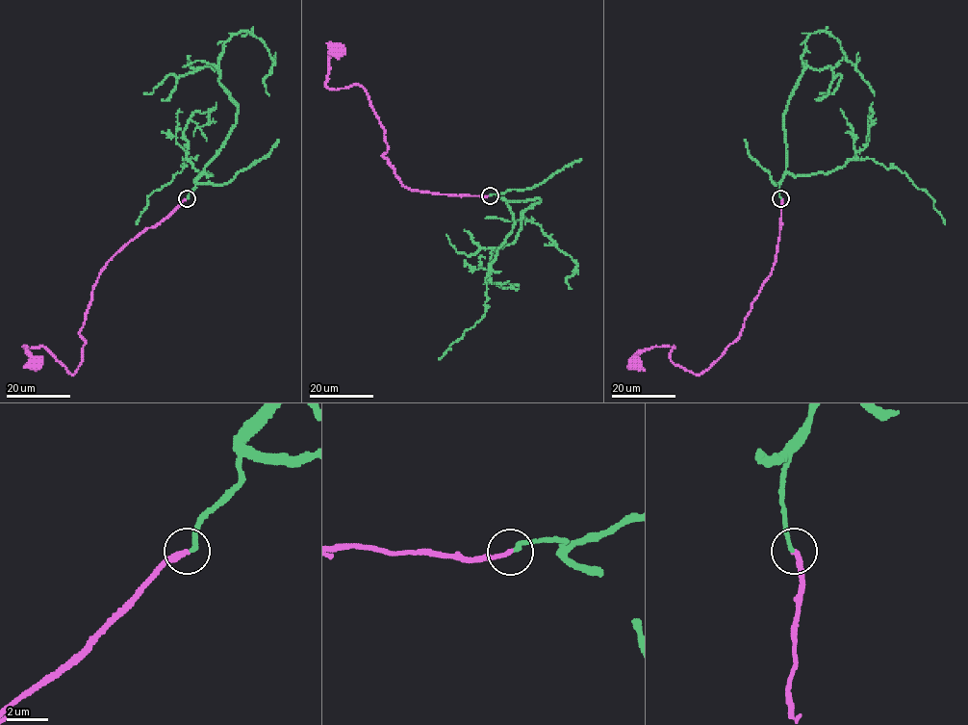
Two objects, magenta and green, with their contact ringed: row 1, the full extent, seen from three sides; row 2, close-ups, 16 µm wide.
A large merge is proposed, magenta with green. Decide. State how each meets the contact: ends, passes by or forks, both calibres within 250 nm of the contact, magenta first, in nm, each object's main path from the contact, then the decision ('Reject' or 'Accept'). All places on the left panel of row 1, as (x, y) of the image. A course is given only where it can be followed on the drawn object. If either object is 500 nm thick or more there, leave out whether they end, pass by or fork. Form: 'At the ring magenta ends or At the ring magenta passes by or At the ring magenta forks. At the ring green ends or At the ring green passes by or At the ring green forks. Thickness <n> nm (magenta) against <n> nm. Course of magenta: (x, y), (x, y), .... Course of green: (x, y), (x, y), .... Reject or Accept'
At the ring magenta ends. At the ring green ends. Thickness 240 nm (magenta) against 200 nm. Course of magenta: (187, 198), (130, 240), (102, 271), (79, 334), (82, 363), (72, 375), (43, 347), (24, 346), (36, 360). Course of green: (188, 198), (236, 121), (218, 68), (233, 35), (248, 31), (265, 44), (274, 61), (264, 79), (269, 95). Accept

